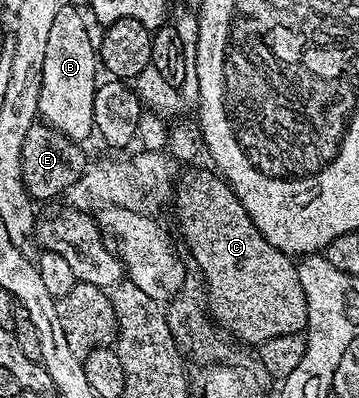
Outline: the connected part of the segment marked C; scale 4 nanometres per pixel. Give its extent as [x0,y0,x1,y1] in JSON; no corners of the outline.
[174,173,308,347]

